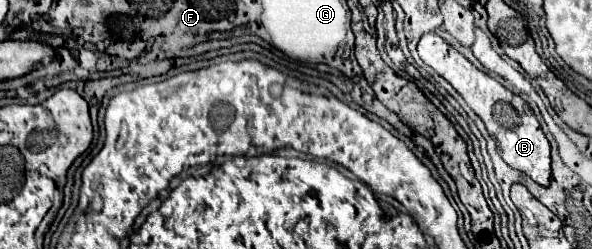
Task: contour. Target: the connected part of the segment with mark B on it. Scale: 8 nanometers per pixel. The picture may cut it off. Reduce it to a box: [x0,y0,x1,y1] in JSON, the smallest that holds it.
[417,33,551,185]

